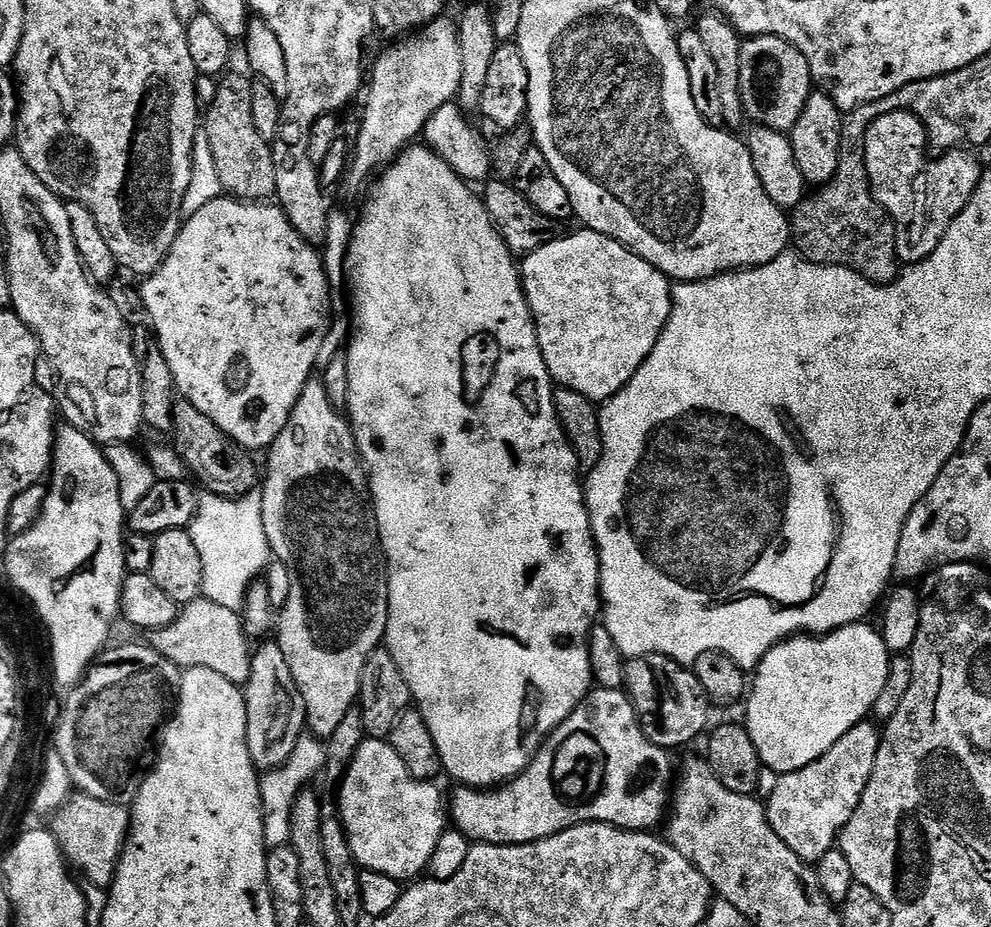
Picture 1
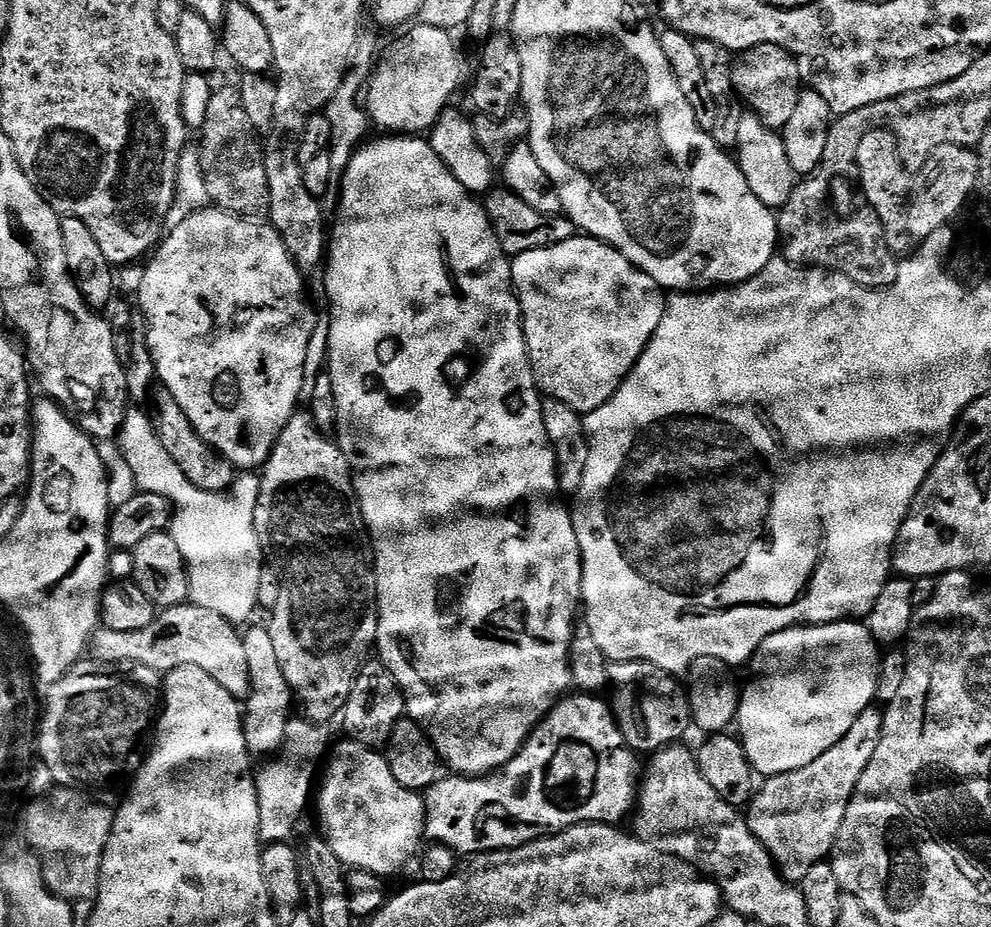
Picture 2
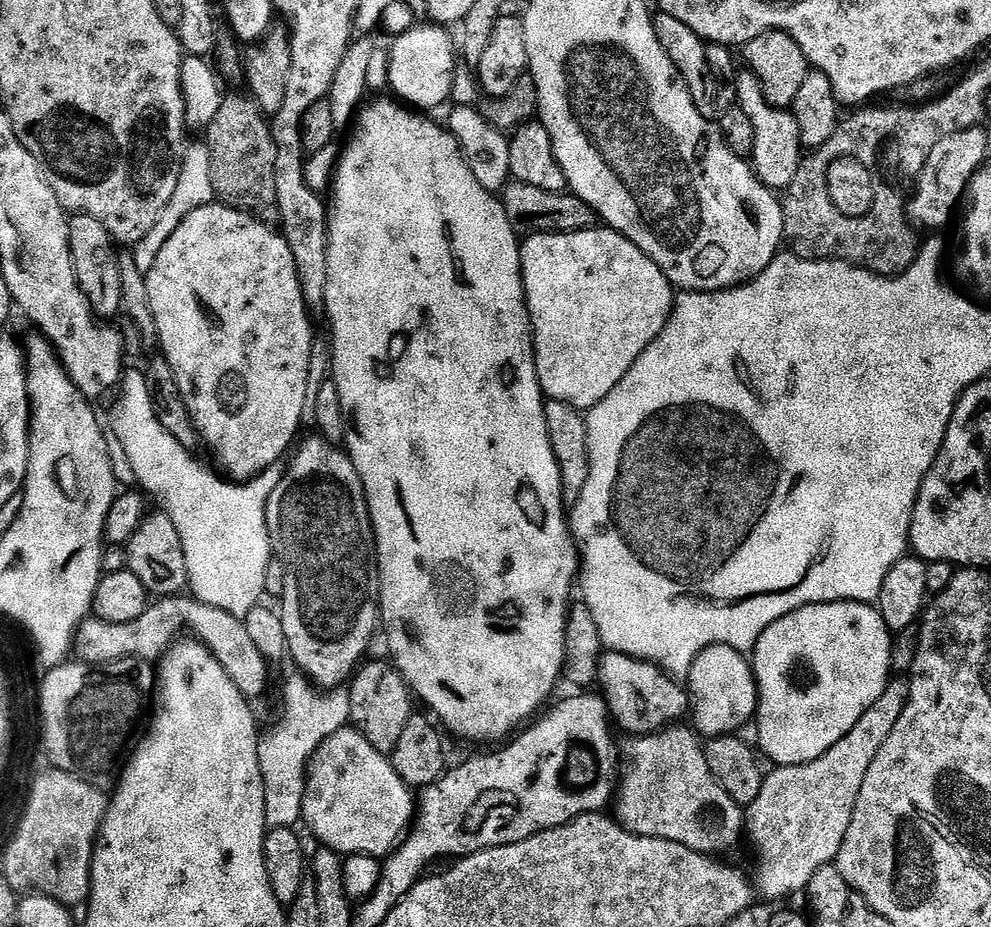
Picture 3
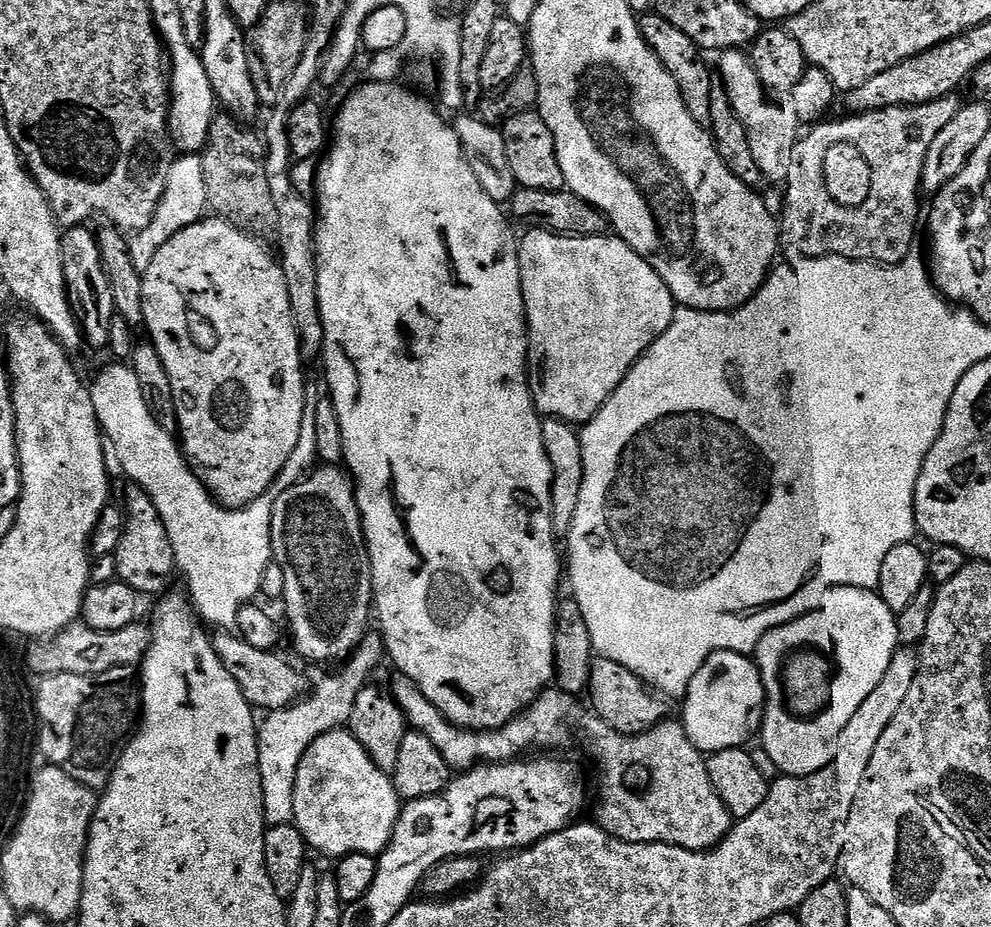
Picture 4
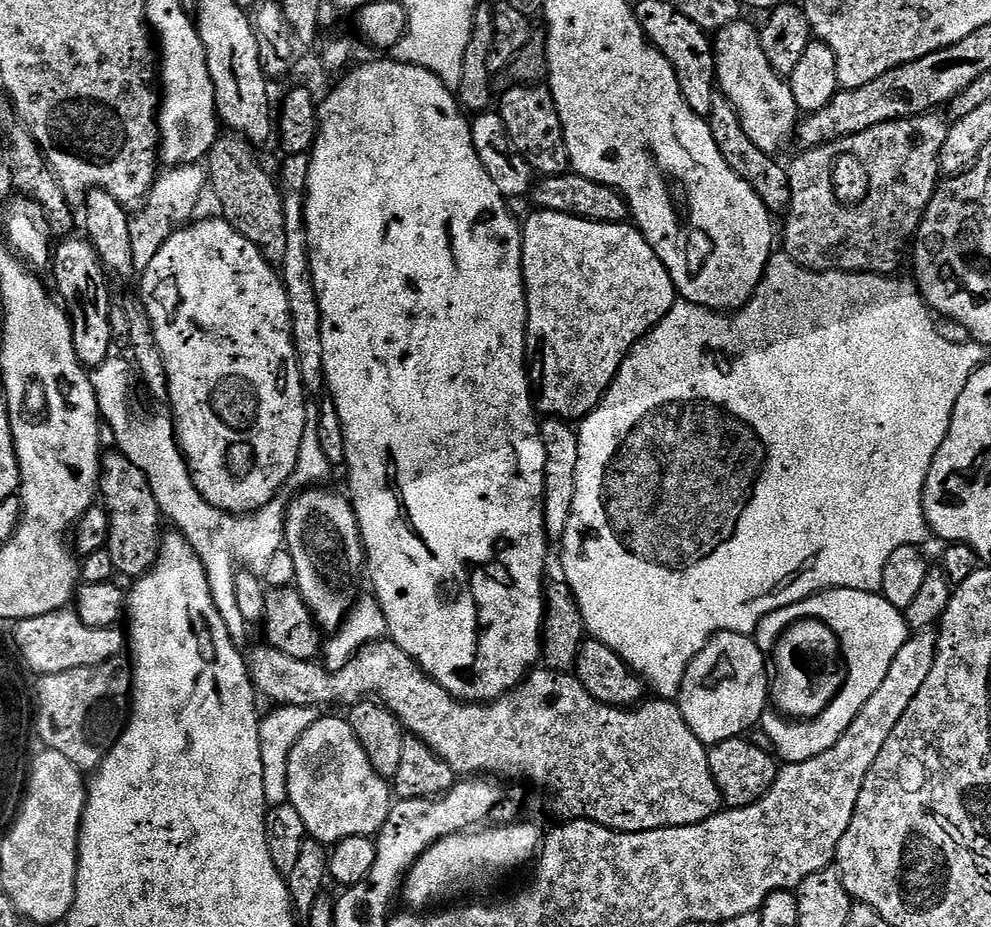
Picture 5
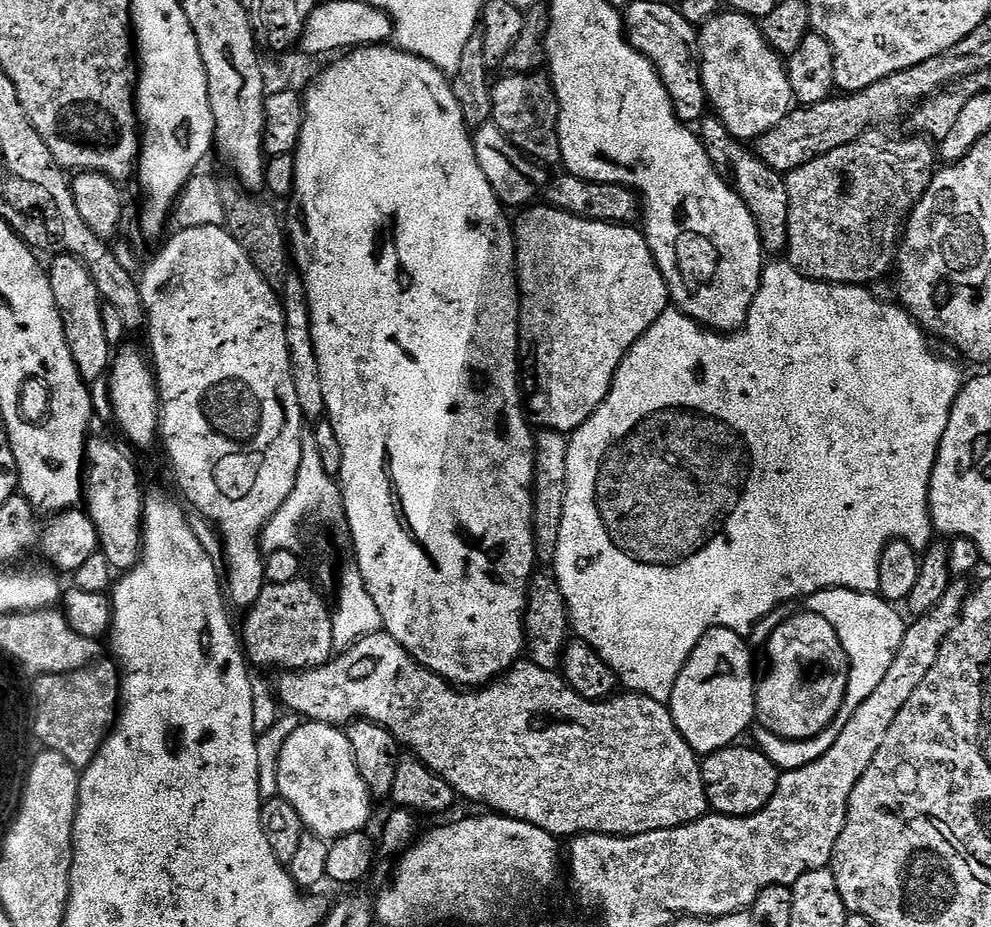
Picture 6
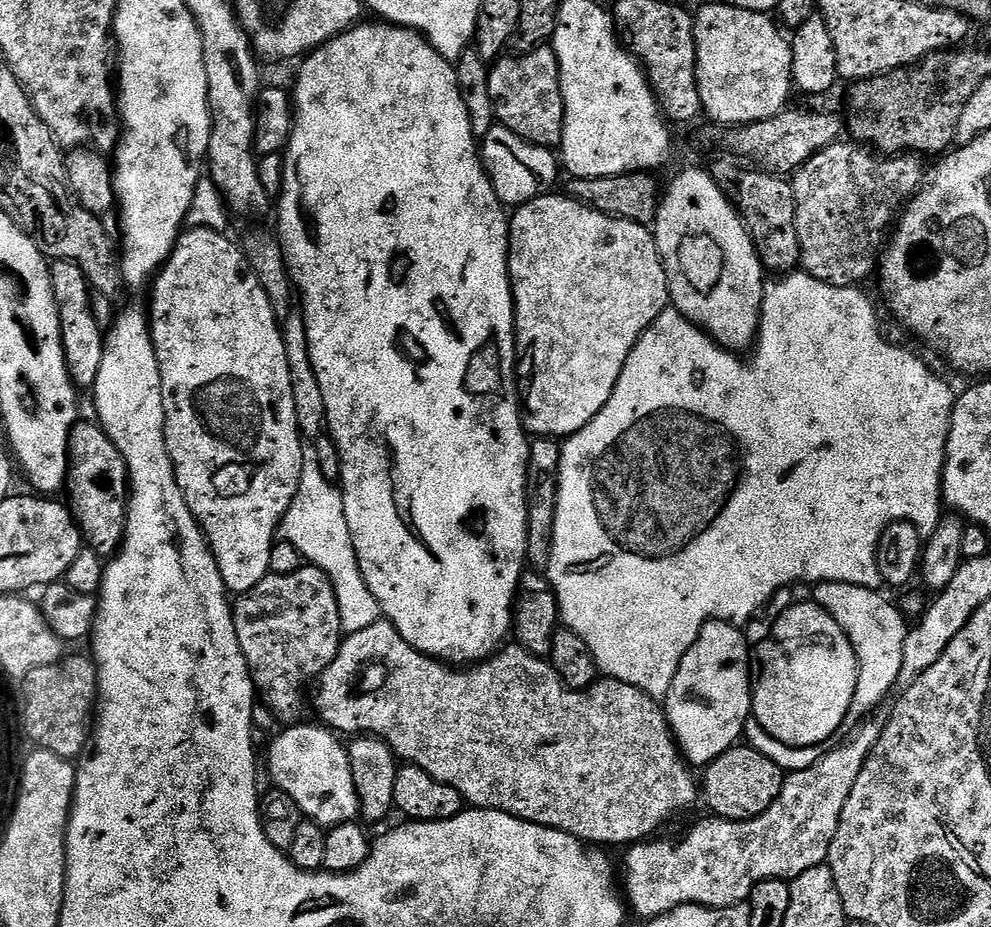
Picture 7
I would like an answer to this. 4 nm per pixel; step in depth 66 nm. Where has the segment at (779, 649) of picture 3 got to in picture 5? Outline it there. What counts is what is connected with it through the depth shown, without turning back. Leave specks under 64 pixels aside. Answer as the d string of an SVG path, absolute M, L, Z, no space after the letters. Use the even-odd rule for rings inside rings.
M829 588L827 592L809 596L802 605L802 611L808 618L826 618L829 630L836 636L843 676L840 693L813 720L789 722L784 718L775 718L769 722L768 740L776 747L775 755L780 755L788 764L801 764L830 750L830 746L846 734L850 722L858 718L862 706L870 702L874 690L882 686L886 673L890 671L890 662L894 662L898 650L902 650L904 641L910 636L901 609L891 608L876 592Z

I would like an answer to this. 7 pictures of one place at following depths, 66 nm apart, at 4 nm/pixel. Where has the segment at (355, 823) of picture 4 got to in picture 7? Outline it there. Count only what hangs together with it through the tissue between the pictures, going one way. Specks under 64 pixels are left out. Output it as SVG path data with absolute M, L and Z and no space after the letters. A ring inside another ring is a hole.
M301 722L285 727L272 740L268 748L268 776L275 787L281 792L290 794L300 808L301 817L321 824L324 829L336 828L340 824L347 824L357 819L360 803L358 790L354 790L354 774L350 770L350 758L345 741L337 733L321 726L319 723L308 724Z

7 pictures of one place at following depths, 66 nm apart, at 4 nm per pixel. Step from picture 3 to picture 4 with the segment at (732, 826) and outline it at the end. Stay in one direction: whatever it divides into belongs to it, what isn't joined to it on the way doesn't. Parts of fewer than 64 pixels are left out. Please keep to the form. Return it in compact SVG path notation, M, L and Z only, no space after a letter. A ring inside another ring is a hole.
M397 675L396 681L390 687L390 695L396 699L396 705L404 711L407 723L416 727L415 731L424 736L428 743L434 745L438 754L448 763L449 769L467 770L481 762L507 762L517 759L527 748L552 750L555 744L560 744L568 736L571 728L577 728L588 752L600 763L600 805L596 808L595 823L603 832L616 836L620 840L629 840L631 844L678 844L684 848L705 849L713 843L712 831L717 828L720 834L725 833L733 823L733 813L718 798L714 786L710 782L710 774L705 753L699 752L692 745L686 734L683 723L679 719L664 718L639 732L621 732L612 728L605 720L595 714L584 716L575 695L564 691L559 686L549 686L535 697L523 710L516 713L512 719L505 721L499 727L487 730L473 730L450 723L418 690L418 686L405 676Z

